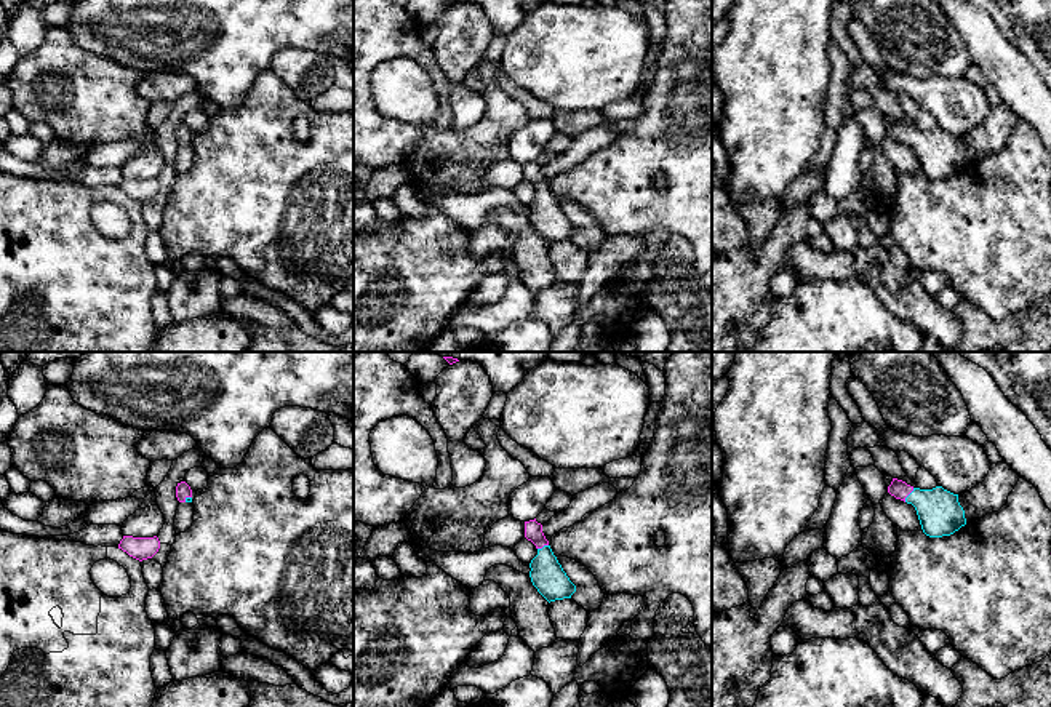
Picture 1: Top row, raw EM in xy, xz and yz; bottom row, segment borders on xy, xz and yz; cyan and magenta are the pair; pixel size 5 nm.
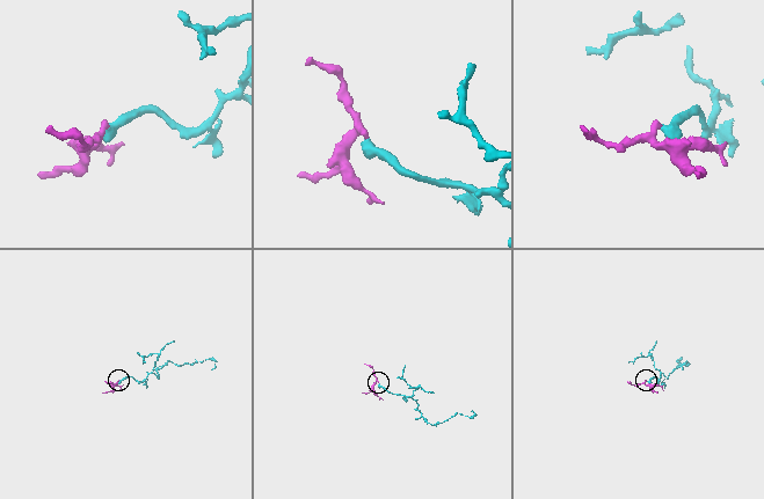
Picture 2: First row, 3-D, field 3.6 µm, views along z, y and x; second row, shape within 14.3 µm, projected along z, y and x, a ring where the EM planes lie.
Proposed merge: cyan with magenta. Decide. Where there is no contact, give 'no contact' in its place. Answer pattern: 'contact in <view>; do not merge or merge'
contact in yz; merge

